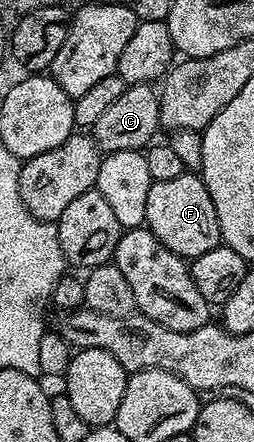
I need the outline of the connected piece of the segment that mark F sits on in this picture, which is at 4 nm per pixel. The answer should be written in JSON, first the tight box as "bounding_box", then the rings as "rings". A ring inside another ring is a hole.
{"bounding_box":[144,170,222,258],"rings":[[[188,170],[170,182],[152,181],[150,194],[146,194],[144,224],[166,250],[185,258],[206,254],[206,250],[214,250],[222,244],[214,198],[210,198],[203,179]]]}

